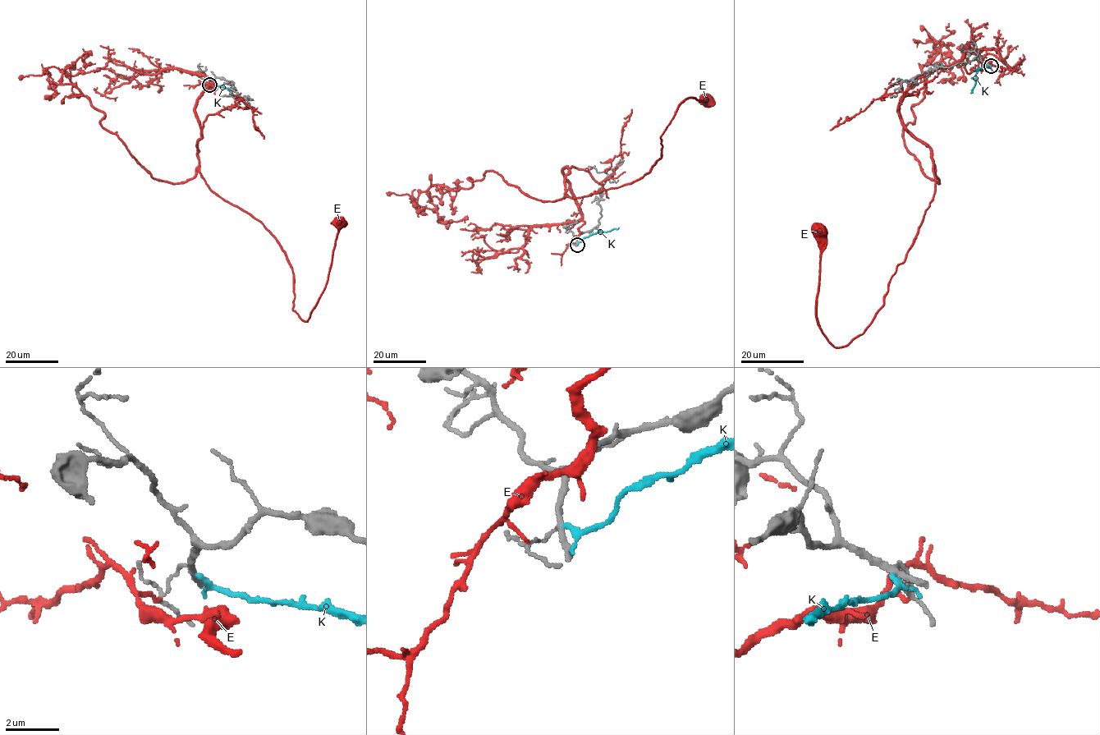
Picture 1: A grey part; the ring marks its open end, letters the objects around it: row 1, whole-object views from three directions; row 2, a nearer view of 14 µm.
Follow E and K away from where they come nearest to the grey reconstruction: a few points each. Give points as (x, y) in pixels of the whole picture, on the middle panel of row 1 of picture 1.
E: (573, 244), (584, 222), (562, 170), (569, 197), (637, 181), (661, 158), (677, 107), (708, 99)
K: (576, 241), (599, 231), (618, 227)

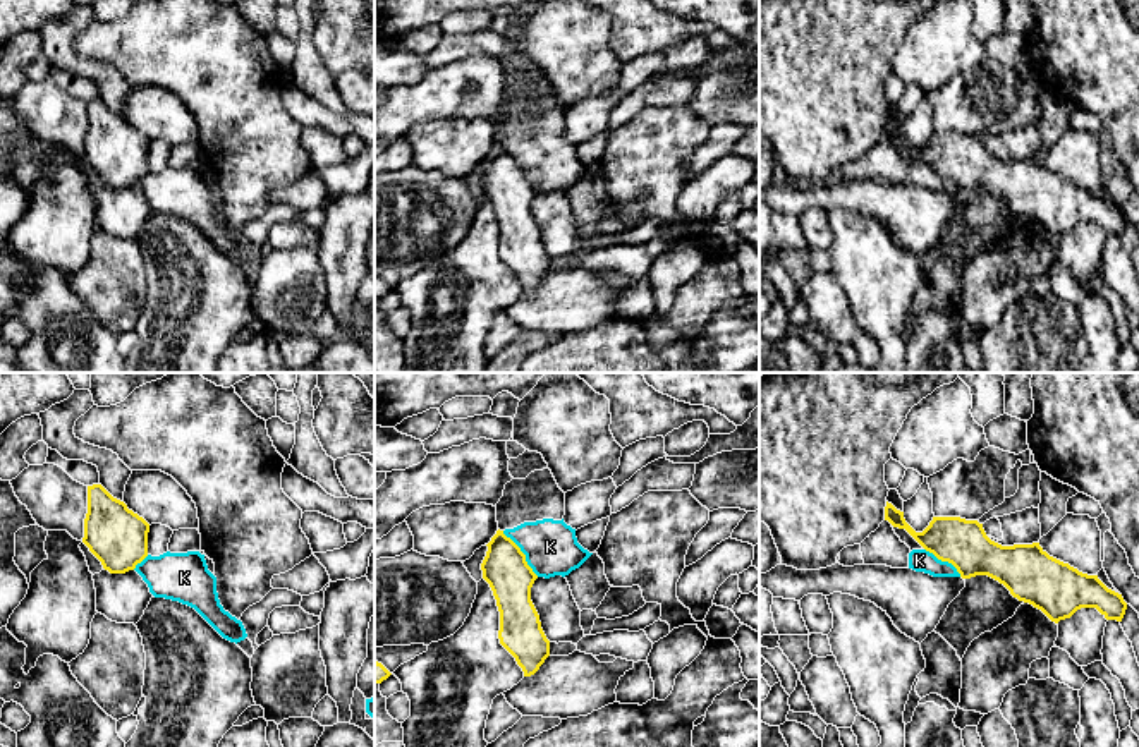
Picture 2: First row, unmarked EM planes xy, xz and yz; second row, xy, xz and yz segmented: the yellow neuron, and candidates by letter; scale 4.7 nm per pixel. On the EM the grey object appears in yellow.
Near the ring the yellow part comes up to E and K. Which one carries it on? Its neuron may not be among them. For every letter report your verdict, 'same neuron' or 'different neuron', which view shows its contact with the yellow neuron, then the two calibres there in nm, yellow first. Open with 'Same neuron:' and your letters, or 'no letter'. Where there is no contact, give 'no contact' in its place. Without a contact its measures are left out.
Same neuron: no letter
E: different neuron | no contact
K: different neuron | xz | 200/260 nm

